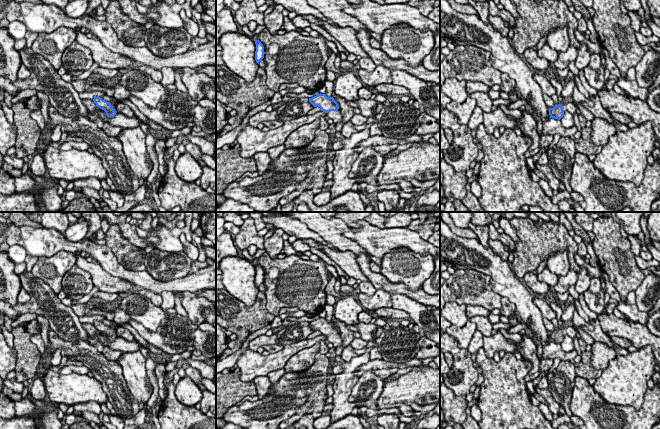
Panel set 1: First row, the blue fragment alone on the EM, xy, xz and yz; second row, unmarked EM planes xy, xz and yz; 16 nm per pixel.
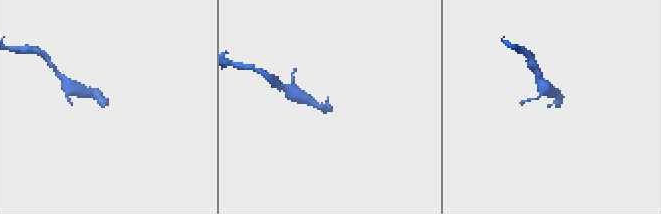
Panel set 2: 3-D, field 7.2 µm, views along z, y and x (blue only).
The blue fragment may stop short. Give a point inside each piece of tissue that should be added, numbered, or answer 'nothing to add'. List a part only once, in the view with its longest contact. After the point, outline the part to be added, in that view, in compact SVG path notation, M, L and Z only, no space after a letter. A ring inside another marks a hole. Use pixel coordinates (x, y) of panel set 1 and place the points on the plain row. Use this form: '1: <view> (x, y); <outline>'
1: xz (336, 340); M339 333L336 334L336 335L330 335L330 336L328 336L327 337L327 341L329 343L332 343L335 348L341 346L341 344L342 344L342 338L341 338L341 336L340 336Z

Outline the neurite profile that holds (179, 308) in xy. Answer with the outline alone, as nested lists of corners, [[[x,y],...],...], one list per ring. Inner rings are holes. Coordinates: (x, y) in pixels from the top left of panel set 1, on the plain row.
[[[174,293],[174,296],[175,296],[175,310],[177,311],[178,314],[180,314],[184,317],[188,317],[187,312],[185,311],[185,309],[182,306],[181,298],[175,293]]]

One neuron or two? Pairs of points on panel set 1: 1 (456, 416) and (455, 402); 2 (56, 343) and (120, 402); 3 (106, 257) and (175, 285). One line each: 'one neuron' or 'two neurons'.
1: one neuron
2: one neuron
3: one neuron

